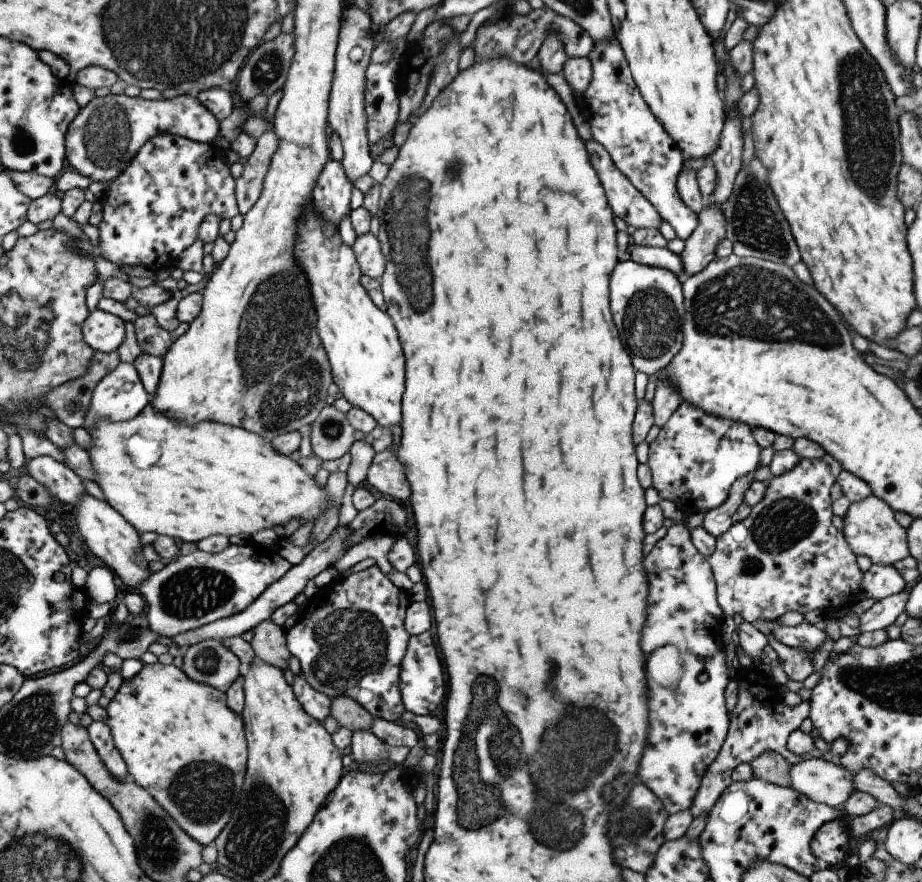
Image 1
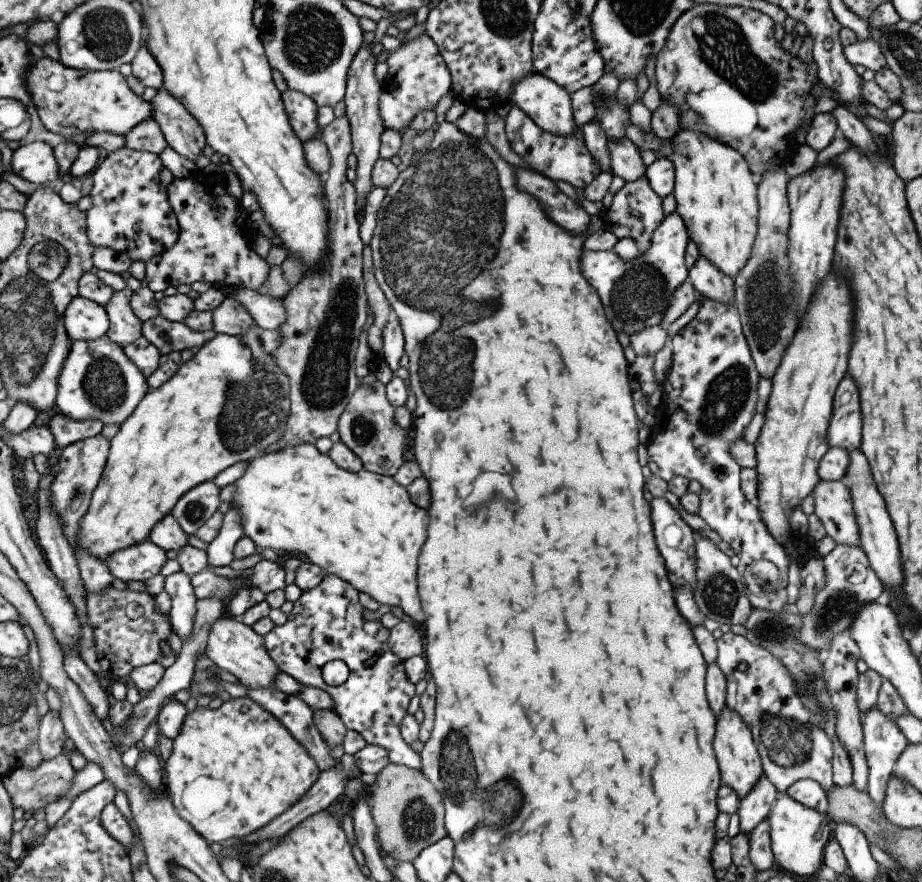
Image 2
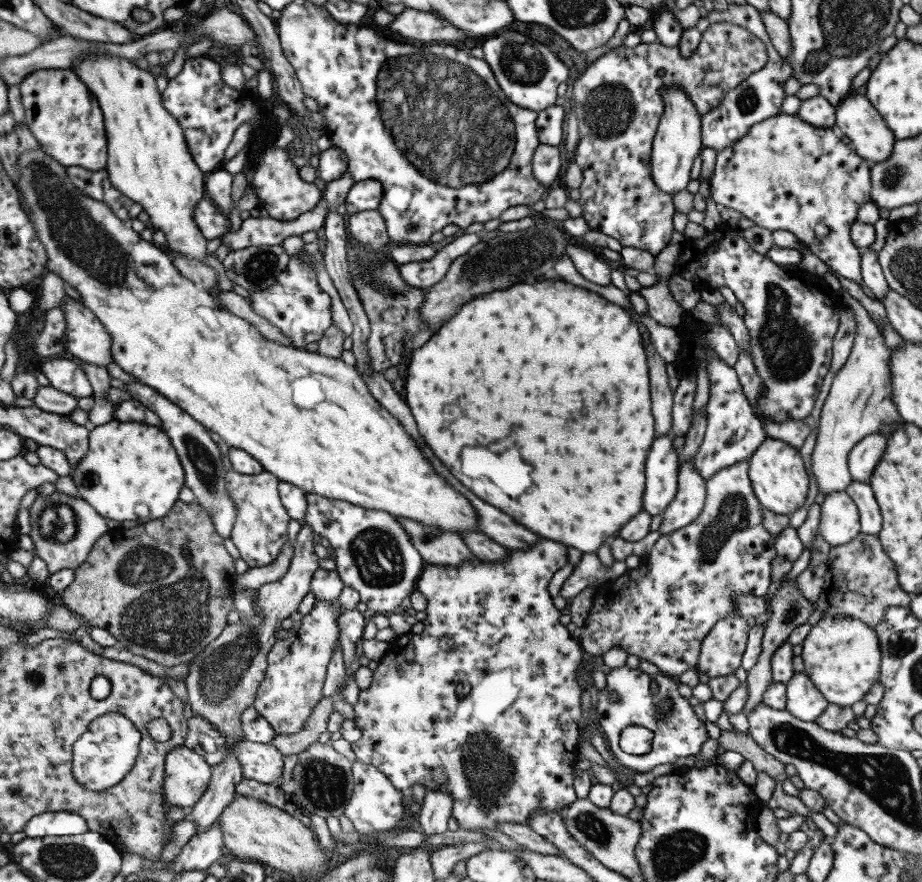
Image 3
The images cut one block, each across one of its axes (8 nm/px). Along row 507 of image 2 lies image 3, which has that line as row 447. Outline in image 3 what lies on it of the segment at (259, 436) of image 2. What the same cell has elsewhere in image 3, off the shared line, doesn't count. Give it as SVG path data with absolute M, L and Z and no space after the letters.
M112 419L110 422L106 422L102 426L93 427L89 431L88 452L86 452L86 456L78 462L78 466L76 467L77 468L72 471L71 479L76 485L76 490L79 496L94 508L98 514L102 515L105 519L112 519L117 523L117 525L120 525L124 520L136 520L137 522L143 522L145 519L154 520L166 516L166 513L170 511L174 506L174 503L178 501L179 492L182 486L185 485L185 473L182 463L180 463L180 457L178 457L178 453L176 452L176 449L174 449L174 445L172 445L170 437L168 437L168 434L166 434L163 427L148 425L146 423L122 422L118 419Z

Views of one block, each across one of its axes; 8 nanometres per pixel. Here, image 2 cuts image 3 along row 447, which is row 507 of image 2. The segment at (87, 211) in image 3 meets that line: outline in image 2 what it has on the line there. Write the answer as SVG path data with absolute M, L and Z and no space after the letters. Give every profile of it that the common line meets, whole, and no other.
M283 443L283 445L279 445L277 449L271 449L259 457L252 459L250 466L248 466L248 472L244 472L244 476L238 478L238 480L235 480L233 483L236 492L234 492L234 496L232 496L231 506L238 506L238 510L240 510L242 514L244 536L251 538L252 542L254 542L258 548L272 549L273 551L300 552L300 554L304 554L305 560L316 564L316 566L320 566L326 575L334 575L349 582L354 588L358 589L360 593L368 594L368 596L371 596L380 604L388 604L390 608L401 608L405 614L405 618L411 620L415 625L426 622L426 620L424 620L424 610L422 610L420 604L418 588L416 588L416 582L418 582L416 570L418 570L420 548L422 548L424 542L426 542L428 512L426 509L414 506L414 502L412 502L406 487L398 484L393 477L368 472L368 470L364 468L360 472L348 472L348 470L340 468L330 458L329 454L320 452L315 444L302 443L299 445L290 445Z

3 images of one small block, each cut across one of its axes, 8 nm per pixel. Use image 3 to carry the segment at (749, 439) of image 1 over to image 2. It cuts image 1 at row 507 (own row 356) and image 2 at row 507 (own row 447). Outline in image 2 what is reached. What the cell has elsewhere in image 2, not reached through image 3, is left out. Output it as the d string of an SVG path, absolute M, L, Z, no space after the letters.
M702 300L696 316L672 337L672 364L668 376L661 383L662 400L655 410L654 426L651 427L651 442L648 444L648 468L654 476L668 482L676 476L684 476L688 480L698 480L702 486L699 494L700 508L697 513L722 540L728 542L739 558L737 569L742 572L750 562L770 560L776 562L778 570L782 570L780 588L766 596L747 594L753 608L766 610L768 613L786 612L786 585L790 558L785 548L772 538L764 520L760 516L757 503L748 502L740 486L741 466L734 462L730 454L732 442L740 438L744 428L756 413L758 400L758 384L760 374L756 370L746 337L742 332L740 314L737 306Z

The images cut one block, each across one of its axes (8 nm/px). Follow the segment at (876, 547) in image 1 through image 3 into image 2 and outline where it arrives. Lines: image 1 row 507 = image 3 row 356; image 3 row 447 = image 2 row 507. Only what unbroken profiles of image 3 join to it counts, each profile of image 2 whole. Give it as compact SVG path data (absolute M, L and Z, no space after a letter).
M820 480L813 490L814 513L822 522L827 535L848 546L860 545L860 528L856 522L850 490L844 481Z

